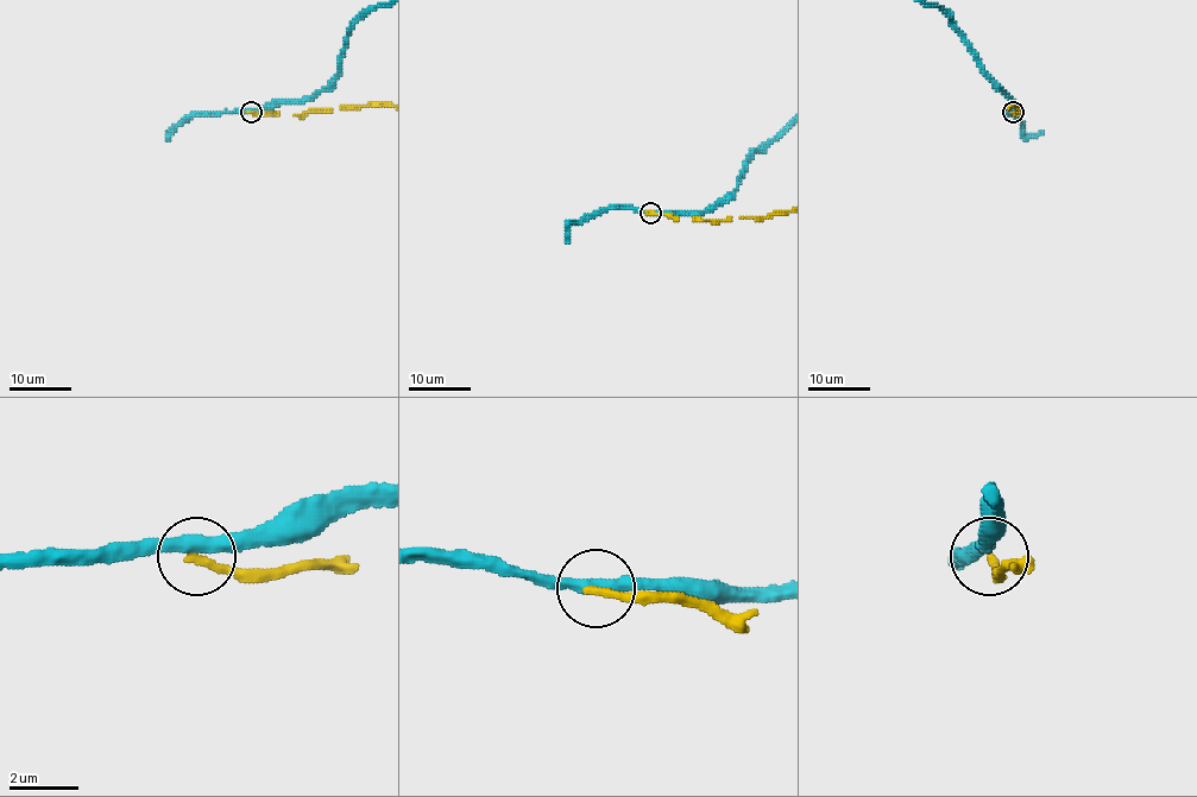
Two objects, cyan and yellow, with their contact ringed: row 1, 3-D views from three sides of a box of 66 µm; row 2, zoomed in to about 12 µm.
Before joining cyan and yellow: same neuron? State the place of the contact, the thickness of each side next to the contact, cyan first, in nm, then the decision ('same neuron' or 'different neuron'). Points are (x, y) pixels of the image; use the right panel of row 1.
(1013, 112) | 380/260 nm | different neuron

